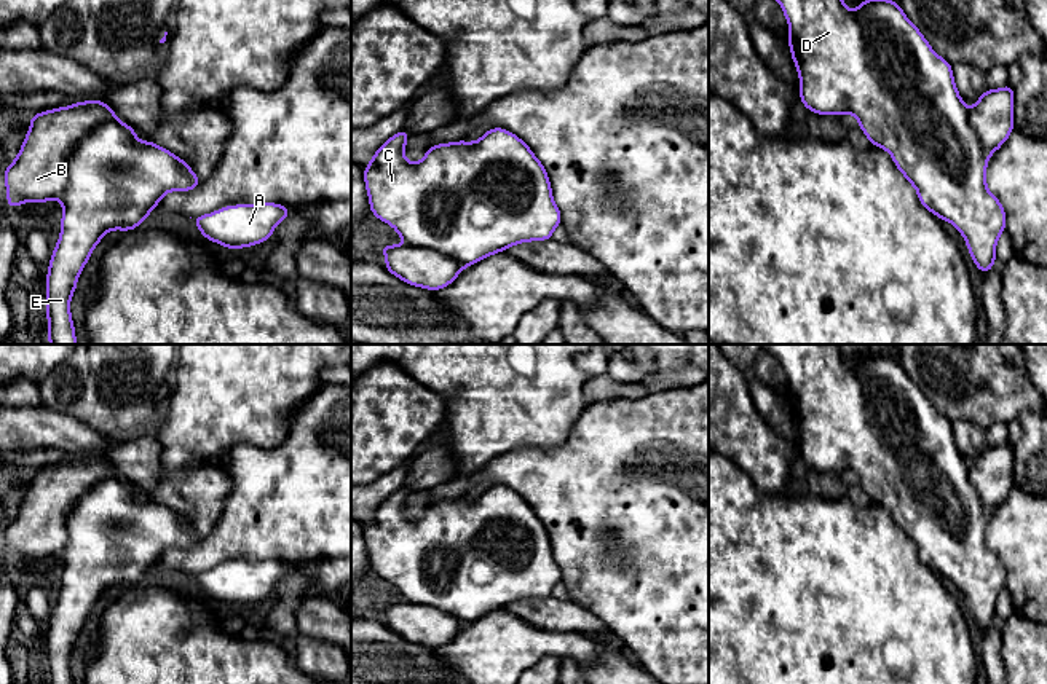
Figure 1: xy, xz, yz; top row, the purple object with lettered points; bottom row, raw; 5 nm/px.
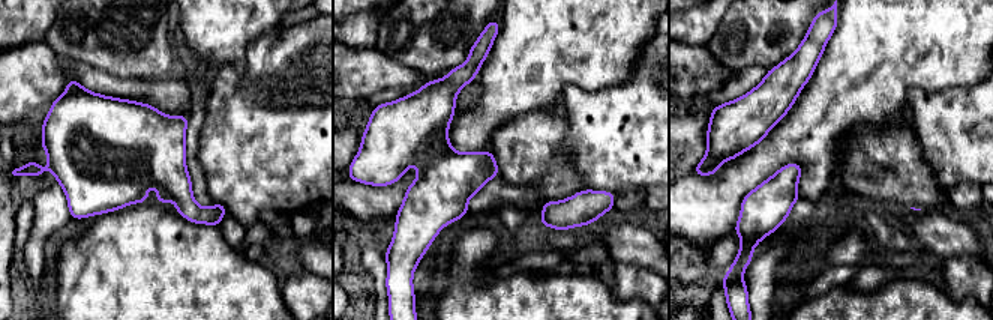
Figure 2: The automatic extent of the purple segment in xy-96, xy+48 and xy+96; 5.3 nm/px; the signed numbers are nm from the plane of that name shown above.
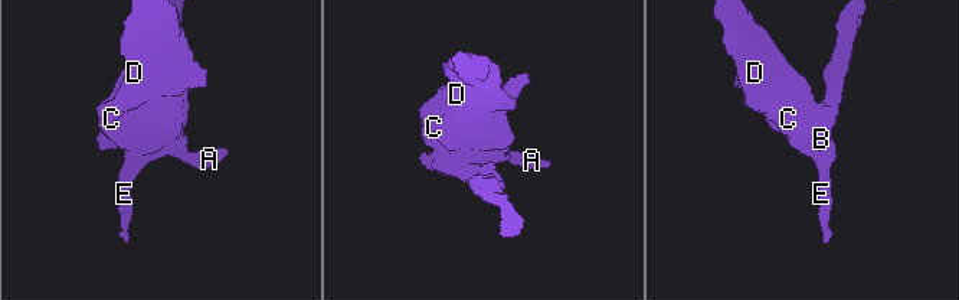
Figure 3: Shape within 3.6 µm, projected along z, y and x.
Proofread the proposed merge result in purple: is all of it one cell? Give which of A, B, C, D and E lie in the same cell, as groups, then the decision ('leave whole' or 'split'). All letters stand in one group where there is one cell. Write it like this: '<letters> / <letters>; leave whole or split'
A C D E / B; split

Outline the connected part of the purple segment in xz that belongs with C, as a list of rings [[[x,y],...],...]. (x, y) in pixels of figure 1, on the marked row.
[[[492,128],[476,142],[428,147],[418,163],[409,163],[404,156],[409,139],[410,134],[401,129],[364,167],[372,215],[391,225],[407,244],[472,266],[511,246],[552,239],[562,214],[544,166],[520,137]]]

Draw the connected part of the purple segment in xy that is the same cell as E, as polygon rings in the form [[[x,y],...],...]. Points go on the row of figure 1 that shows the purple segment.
[[[117,118],[91,129],[69,153],[67,187],[62,193],[61,236],[46,273],[46,317],[49,344],[77,344],[70,298],[94,247],[112,230],[136,230],[168,191],[190,191],[201,185],[193,169],[155,142],[140,142],[136,129]]]

